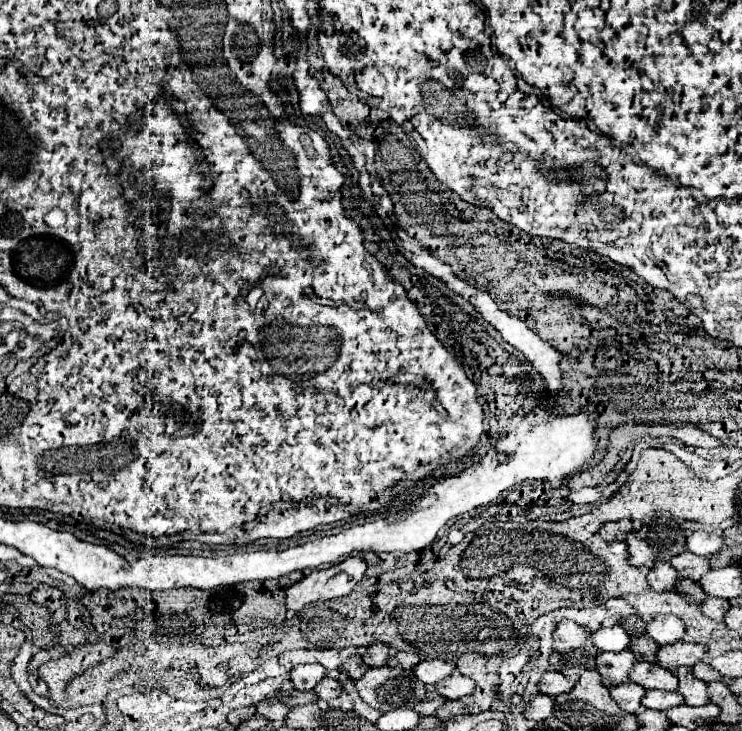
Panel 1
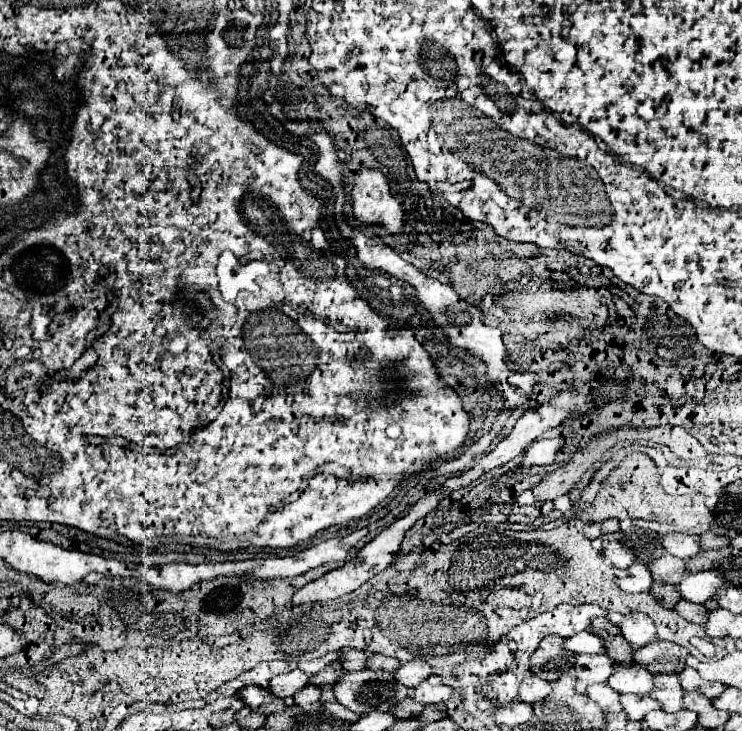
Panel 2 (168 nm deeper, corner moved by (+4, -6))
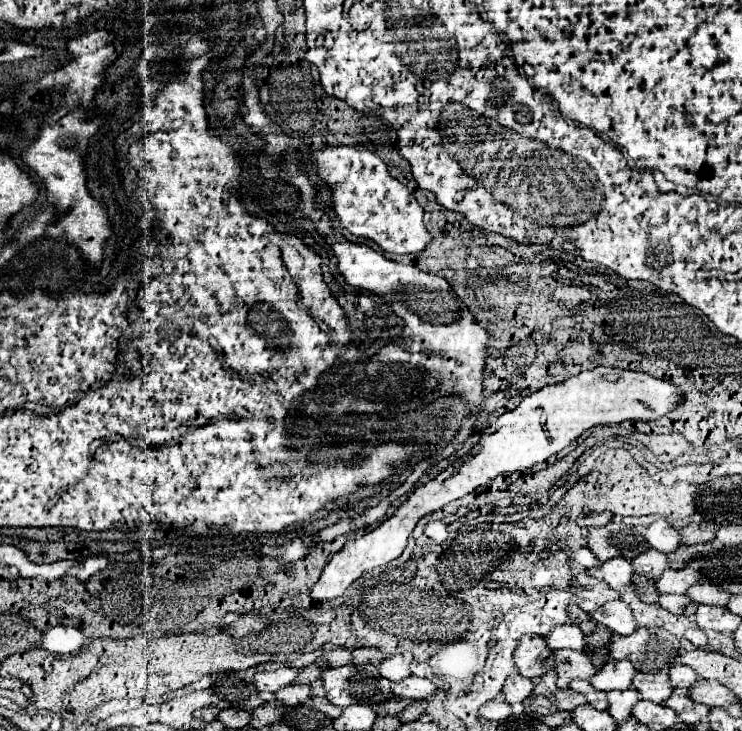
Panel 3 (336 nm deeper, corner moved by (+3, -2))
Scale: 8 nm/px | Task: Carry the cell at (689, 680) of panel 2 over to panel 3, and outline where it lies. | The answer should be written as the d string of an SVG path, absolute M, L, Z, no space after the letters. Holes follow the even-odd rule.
M673 665L669 669L669 677L671 677L671 685L675 689L691 689L691 685L695 685L699 681L697 673L689 667L689 665Z

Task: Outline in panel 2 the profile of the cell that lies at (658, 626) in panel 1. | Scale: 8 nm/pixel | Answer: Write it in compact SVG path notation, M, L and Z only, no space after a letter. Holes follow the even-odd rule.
M628 613L620 623L616 623L620 627L622 637L632 645L632 647L642 647L646 643L650 643L656 633L654 633L654 623L650 621L650 617L642 615L642 613Z

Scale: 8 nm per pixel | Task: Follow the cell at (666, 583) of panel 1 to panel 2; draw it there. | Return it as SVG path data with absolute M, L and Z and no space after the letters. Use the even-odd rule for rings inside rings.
M634 563L628 569L624 569L620 577L616 577L616 583L626 593L642 593L650 589L652 577L644 563Z

